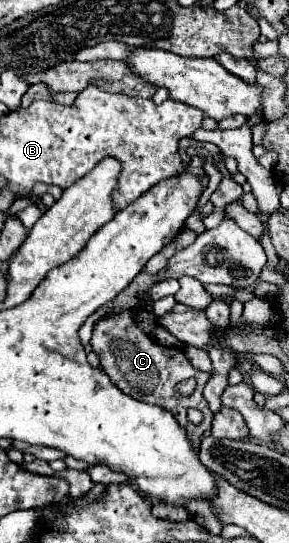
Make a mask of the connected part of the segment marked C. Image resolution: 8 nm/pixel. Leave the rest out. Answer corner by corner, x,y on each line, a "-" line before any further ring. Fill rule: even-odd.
131,308
113,312
113,314
105,316
103,320
99,320
93,328
91,346
93,346
93,352
101,360
101,370
113,380
113,384
119,390
123,390
127,396
131,396
135,400
155,404
155,406
169,410
177,418
177,422
181,422
181,426
187,428
187,434
189,434
193,446
199,448
199,438
211,430
211,422
213,422
213,412
209,410
207,400
203,398
203,386
209,380
207,372
193,368
183,352
179,354
177,350
173,350
169,346
161,346
149,334
145,334
137,326
137,320
135,320
-
187,378
197,380
197,386
191,396
185,396
177,390
177,384
181,384
-
189,408
197,408
203,412
205,418
201,424
193,424
187,420

